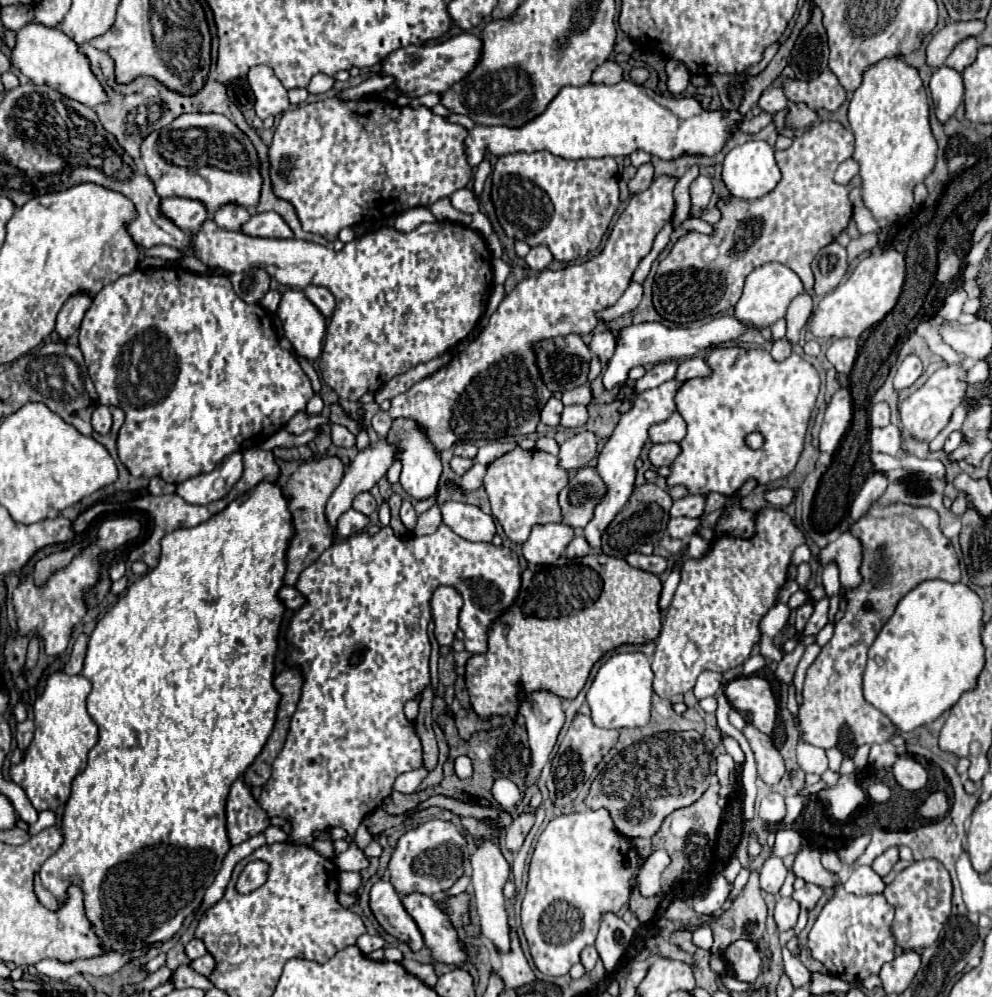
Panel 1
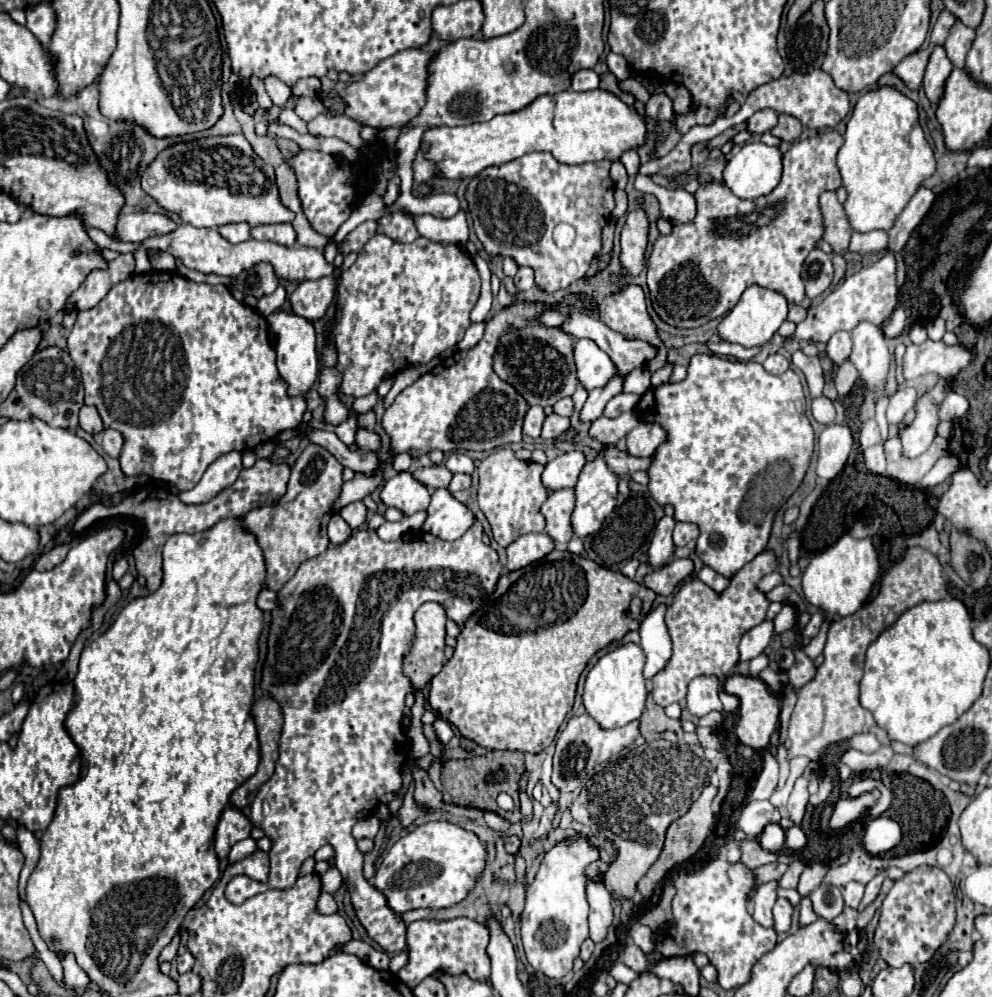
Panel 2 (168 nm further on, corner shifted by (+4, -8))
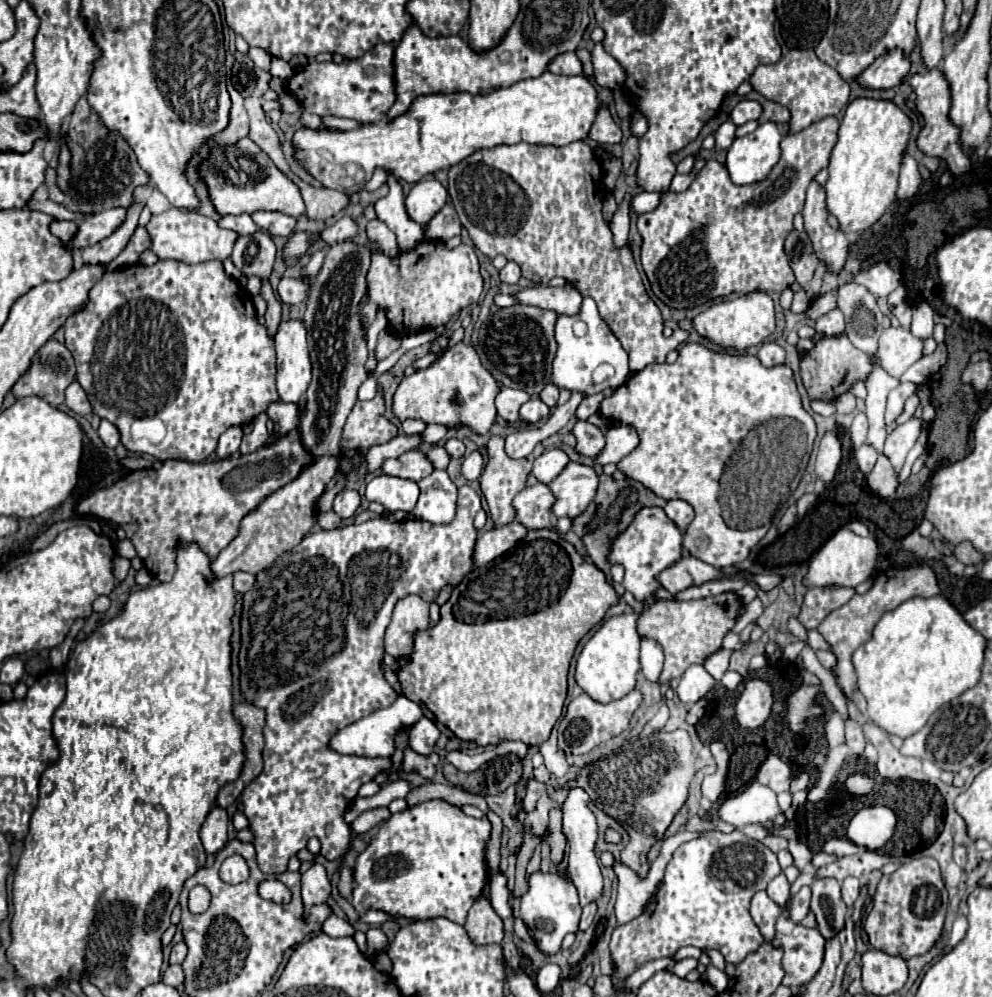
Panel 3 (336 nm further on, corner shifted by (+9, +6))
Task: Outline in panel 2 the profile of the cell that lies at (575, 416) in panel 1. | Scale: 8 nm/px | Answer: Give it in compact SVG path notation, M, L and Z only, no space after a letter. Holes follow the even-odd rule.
M549 414L543 422L543 430L541 430L541 438L551 440L551 438L559 438L565 430L569 430L569 418L563 418L559 414Z

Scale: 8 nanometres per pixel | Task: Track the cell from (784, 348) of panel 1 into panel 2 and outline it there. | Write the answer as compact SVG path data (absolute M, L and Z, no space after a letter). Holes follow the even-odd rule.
M771 354L765 362L763 362L763 368L769 372L769 374L783 374L787 368L789 368L789 360L783 356L783 354Z

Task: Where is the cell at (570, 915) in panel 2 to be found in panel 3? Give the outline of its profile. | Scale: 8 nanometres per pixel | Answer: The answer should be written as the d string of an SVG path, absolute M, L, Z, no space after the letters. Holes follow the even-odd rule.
M568 870L558 872L532 872L528 876L528 892L522 896L520 902L520 918L528 926L528 934L532 936L536 948L552 956L560 952L562 940L568 932L576 932L576 924L580 920L580 904L578 904L578 890L570 878Z

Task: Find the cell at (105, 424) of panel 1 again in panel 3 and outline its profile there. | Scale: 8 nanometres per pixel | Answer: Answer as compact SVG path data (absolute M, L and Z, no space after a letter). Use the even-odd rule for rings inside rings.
M72 382L66 388L66 406L70 410L74 410L76 414L80 414L80 416L86 416L86 414L92 412L92 406L88 402L88 396L86 396L86 392L82 390L82 386L78 382Z

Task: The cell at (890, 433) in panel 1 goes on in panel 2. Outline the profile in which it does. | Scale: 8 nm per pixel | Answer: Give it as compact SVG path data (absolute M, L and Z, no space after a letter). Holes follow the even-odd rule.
M875 444L863 452L865 466L873 474L885 474L885 454L883 454L883 444Z

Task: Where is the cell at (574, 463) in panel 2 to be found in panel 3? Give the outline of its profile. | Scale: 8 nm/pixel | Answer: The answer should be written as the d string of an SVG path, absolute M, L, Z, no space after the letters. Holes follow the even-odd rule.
M550 448L550 450L546 450L544 454L540 454L534 460L532 474L538 478L538 482L550 484L566 468L568 462L570 462L570 458L568 458L568 454L564 450Z

